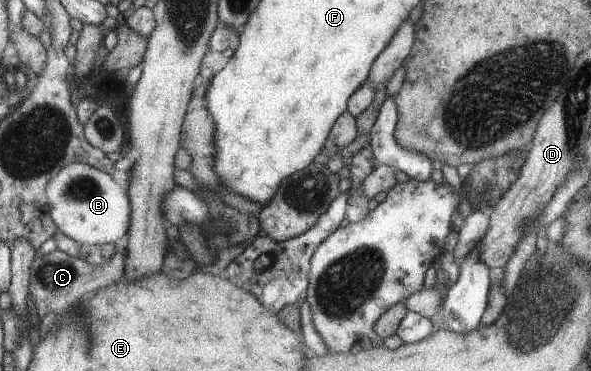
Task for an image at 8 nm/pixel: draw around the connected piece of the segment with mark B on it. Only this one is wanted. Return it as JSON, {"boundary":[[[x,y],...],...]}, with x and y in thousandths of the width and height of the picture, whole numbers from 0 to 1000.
{"boundary":[[[120,439],[105,450],[78,512],[81,582],[102,628],[142,660],[198,658],[218,623],[222,550],[218,520],[178,461],[149,450],[144,439]]]}

